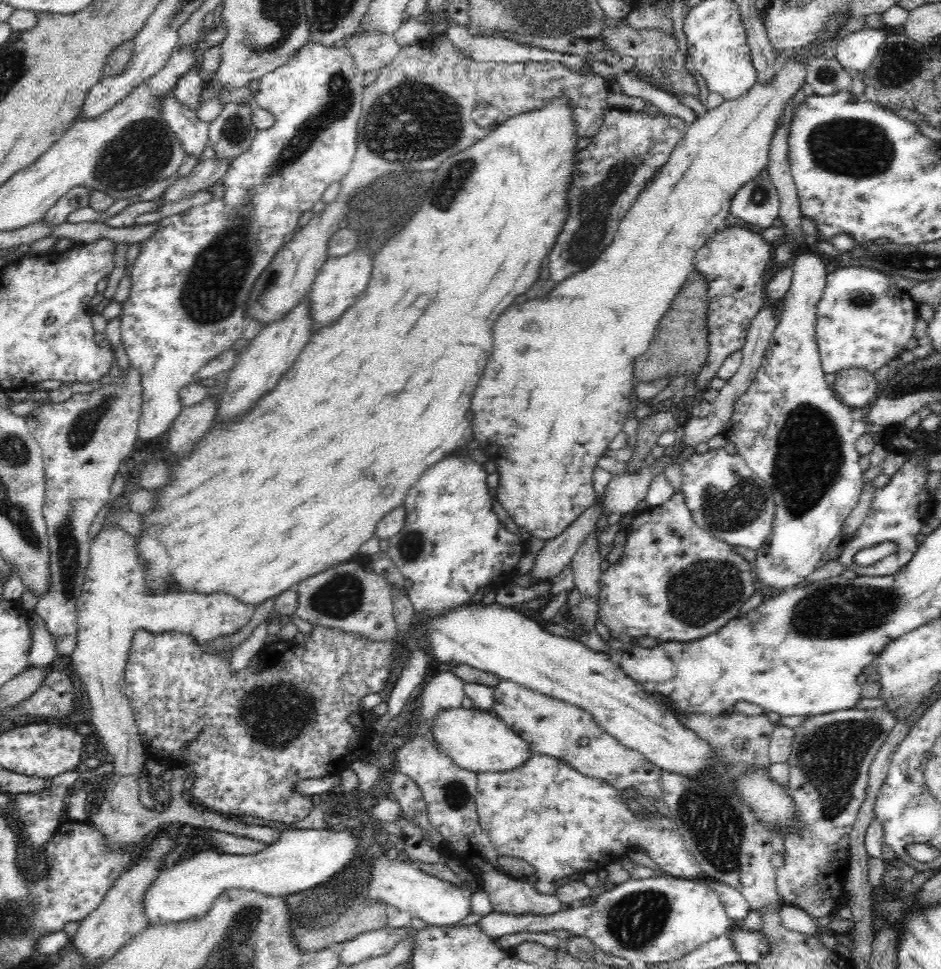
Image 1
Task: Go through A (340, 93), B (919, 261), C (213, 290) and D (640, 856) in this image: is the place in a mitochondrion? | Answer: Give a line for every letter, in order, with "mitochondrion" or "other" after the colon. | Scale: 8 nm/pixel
A: mitochondrion
B: mitochondrion
C: mitochondrion
D: other

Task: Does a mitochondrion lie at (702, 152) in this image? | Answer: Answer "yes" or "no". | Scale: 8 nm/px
no

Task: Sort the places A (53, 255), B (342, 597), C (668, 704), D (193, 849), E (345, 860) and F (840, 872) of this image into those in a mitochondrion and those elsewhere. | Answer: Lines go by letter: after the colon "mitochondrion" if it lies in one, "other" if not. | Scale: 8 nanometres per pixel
A: other
B: mitochondrion
C: other
D: other
E: mitochondrion
F: other

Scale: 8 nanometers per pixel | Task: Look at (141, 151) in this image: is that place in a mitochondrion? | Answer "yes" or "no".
yes

